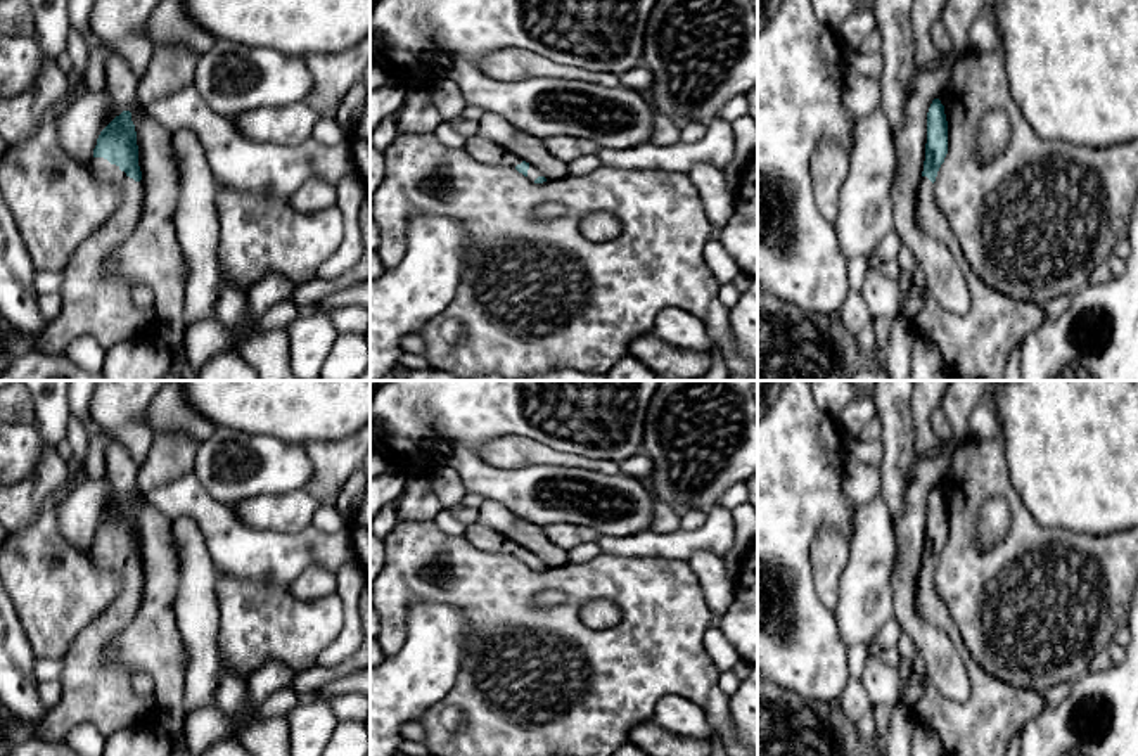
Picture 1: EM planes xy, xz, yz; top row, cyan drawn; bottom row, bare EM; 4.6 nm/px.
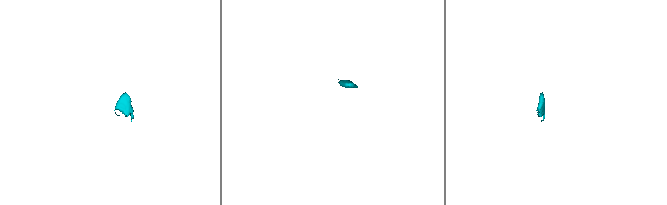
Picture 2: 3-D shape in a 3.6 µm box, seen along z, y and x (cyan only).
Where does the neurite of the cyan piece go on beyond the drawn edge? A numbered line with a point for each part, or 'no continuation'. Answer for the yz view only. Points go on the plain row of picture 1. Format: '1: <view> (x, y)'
1: yz (981, 722)

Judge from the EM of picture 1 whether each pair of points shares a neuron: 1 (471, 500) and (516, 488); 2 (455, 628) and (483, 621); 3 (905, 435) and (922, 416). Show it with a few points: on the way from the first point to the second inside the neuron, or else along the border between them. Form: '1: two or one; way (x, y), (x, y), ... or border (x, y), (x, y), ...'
1: two; border (469, 492), (479, 493), (485, 499)
2: two; border (434, 602), (453, 606), (466, 620), (460, 665)
3: two; border (910, 398), (914, 450), (917, 454)

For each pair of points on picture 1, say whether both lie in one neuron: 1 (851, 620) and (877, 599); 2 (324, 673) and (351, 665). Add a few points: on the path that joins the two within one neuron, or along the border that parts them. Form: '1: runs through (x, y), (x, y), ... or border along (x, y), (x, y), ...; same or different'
1: runs through (858, 613), (870, 601); same
2: runs through (331, 673), (345, 668); same

